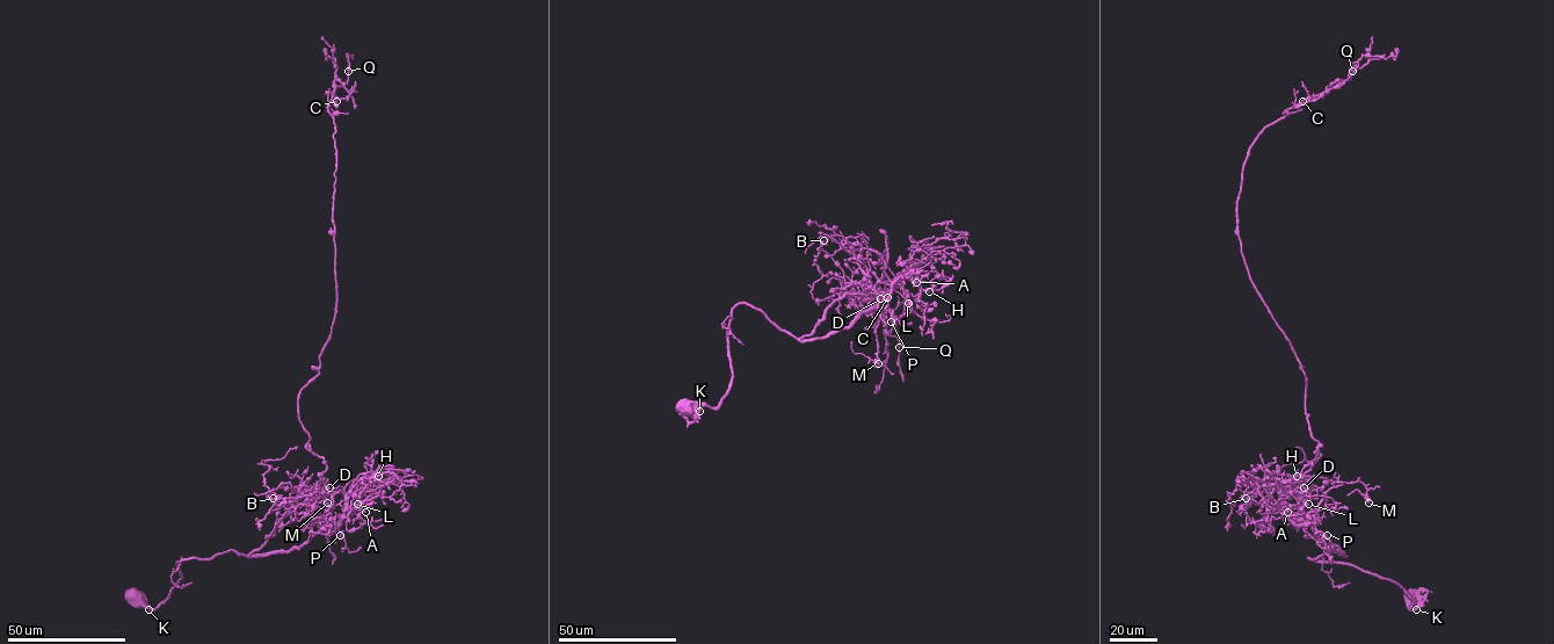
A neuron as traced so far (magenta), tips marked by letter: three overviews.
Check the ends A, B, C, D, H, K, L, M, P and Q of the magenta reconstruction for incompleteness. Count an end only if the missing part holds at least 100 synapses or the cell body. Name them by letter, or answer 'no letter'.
H

